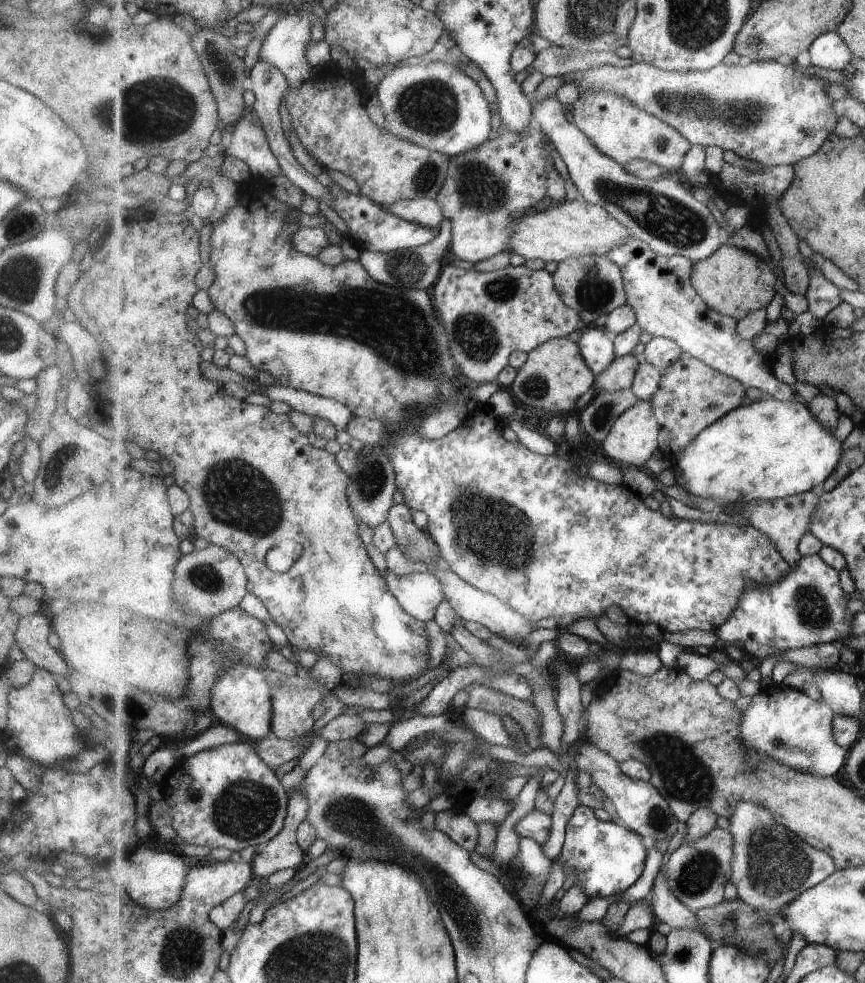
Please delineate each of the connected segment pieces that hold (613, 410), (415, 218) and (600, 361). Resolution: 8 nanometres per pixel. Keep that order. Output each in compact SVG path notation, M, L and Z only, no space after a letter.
M632 389L597 393L587 408L582 413L577 413L576 416L587 436L602 444L604 438L611 433L619 416L639 402L641 398Z
M402 199L391 204L389 212L403 218L407 224L429 226L437 232L442 231L441 224L446 218L435 199Z
M594 325L586 327L581 331L581 338L578 341L583 359L596 376L618 358L615 354L614 341L609 340L603 331L601 327L596 328Z

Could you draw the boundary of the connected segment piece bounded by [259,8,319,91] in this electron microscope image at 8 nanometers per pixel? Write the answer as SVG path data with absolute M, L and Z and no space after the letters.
M311 8L303 11L303 14L298 15L295 12L289 13L285 18L277 22L277 24L268 32L264 38L262 47L260 48L259 57L269 64L273 64L279 68L289 82L289 91L297 90L309 81L311 76L312 66L306 58L306 51L308 50L308 42L311 40L311 21L317 16L317 13L310 12Z

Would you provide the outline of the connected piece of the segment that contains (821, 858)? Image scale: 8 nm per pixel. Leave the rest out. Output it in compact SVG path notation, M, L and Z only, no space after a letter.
M739 798L728 821L727 830L733 834L735 854L731 883L737 890L736 898L755 910L781 913L791 901L827 881L838 870L838 864L826 851L803 841L794 831L774 819L771 810L757 802Z

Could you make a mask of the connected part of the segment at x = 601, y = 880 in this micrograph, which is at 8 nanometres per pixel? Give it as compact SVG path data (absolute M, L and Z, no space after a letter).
M579 803L566 824L566 841L559 863L567 878L571 870L579 872L575 884L583 886L590 899L605 898L625 892L643 876L647 850L648 841L642 835L611 821L599 820L593 808Z

